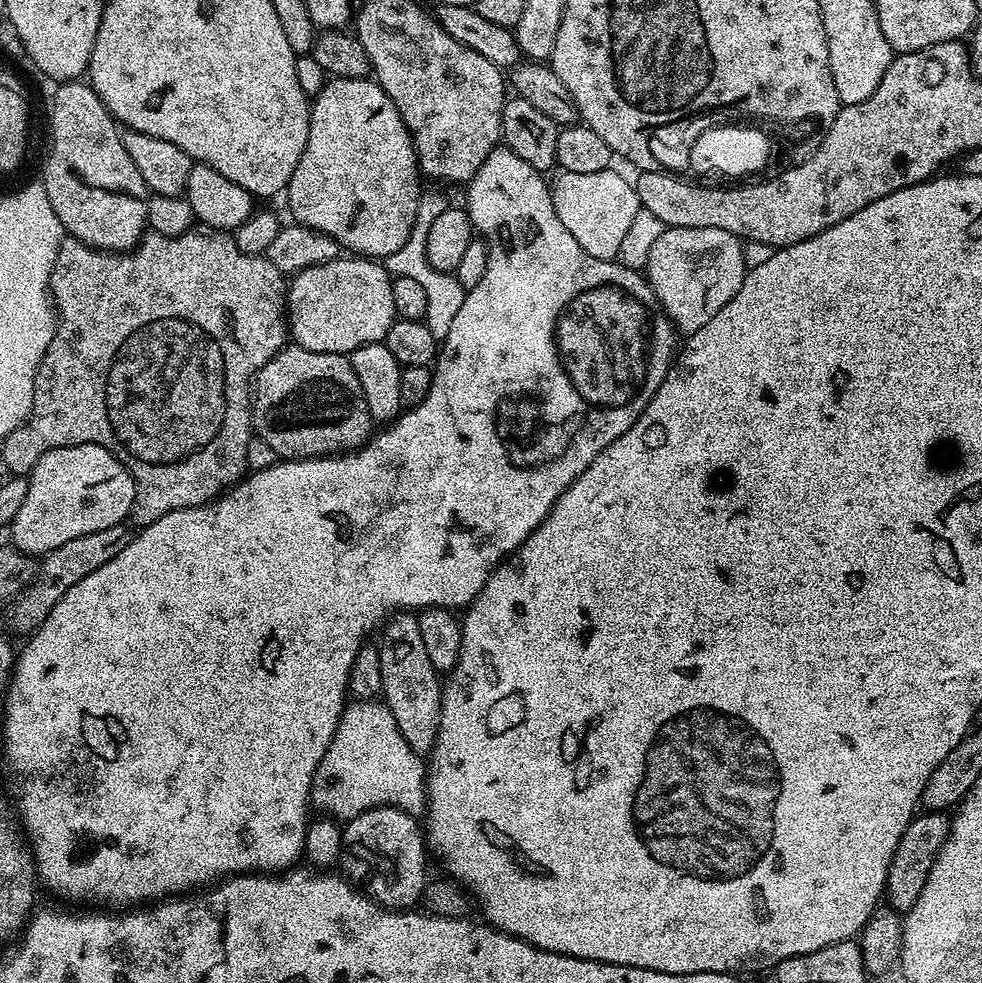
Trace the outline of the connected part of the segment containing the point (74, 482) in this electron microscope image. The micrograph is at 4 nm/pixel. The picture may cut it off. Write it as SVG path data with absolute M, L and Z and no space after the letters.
M101 444L52 448L35 457L31 468L26 498L10 525L11 547L25 556L43 557L70 542L70 538L82 538L82 534L94 534L94 530L106 530L106 526L129 519L136 500L136 483L126 465Z

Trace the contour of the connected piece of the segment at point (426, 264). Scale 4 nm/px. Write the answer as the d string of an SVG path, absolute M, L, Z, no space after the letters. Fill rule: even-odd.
M432 192L429 196L428 193L421 195L416 221L410 230L410 238L406 238L406 243L398 250L394 250L394 254L385 256L382 260L382 265L390 277L414 278L421 284L422 291L426 294L426 314L423 321L428 325L430 334L434 334L434 338L438 342L443 342L446 334L450 334L450 326L454 322L454 317L458 315L458 310L462 310L466 291L456 281L453 273L434 270L434 266L430 266L430 262L426 258L426 234L430 234L430 222L434 222L434 218L438 218L438 214L442 214L445 207L446 200L443 200L438 193Z

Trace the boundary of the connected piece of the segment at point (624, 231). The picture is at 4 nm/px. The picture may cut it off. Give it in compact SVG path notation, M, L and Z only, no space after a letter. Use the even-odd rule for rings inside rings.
M617 169L598 171L593 174L574 174L563 171L554 186L550 199L555 212L566 230L591 257L613 260L620 247L628 240L634 217L641 208L635 185L626 180Z

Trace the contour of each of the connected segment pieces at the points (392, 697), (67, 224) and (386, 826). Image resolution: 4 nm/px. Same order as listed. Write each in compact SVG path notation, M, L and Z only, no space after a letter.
M408 610L389 615L379 636L383 703L394 714L402 738L406 738L410 747L421 754L431 753L440 725L442 680L426 655L426 641L422 638L419 619Z
M74 79L57 88L60 89L52 96L52 117L48 120L52 127L52 145L48 148L48 161L44 164L42 177L46 198L50 198L50 206L67 235L105 252L129 251L136 247L148 223L148 205L136 197L149 195L142 174L138 174L138 166L130 162L130 154L126 154L126 146L120 141L118 121L109 114L108 107L102 98L98 98L92 85Z
M385 806L366 810L343 825L343 851L339 856L339 867L344 867L343 875L353 884L363 886L367 895L383 908L408 910L419 896L421 899L425 895L430 880L430 856L426 851L426 836L421 821L419 824L416 820L419 819L411 812Z

